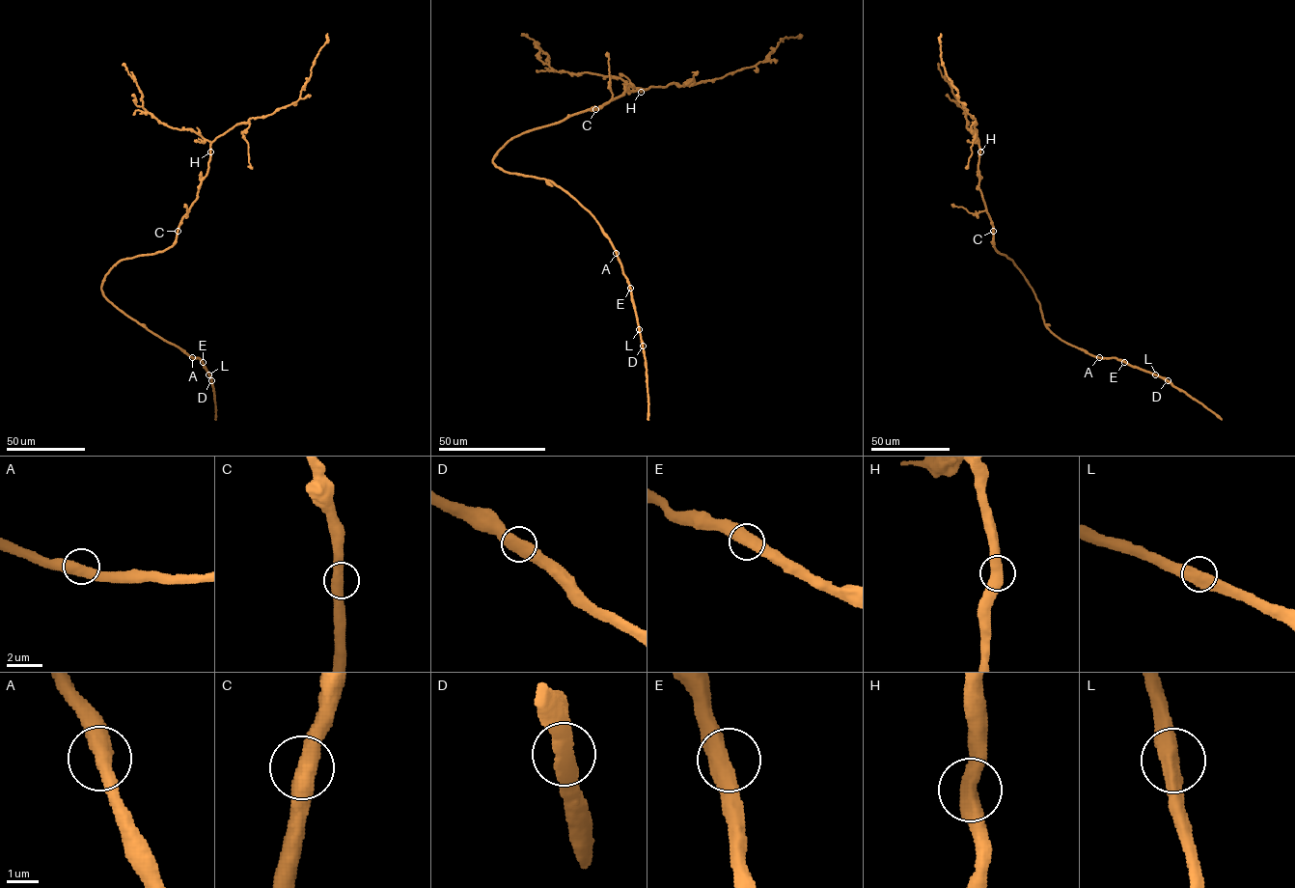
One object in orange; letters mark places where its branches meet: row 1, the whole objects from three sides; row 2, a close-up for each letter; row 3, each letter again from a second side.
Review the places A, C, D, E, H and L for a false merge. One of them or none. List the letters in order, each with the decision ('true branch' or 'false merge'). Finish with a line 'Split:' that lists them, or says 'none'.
A: true branch
C: true branch
D: true branch
E: true branch
H: true branch
L: true branch
Split: none

